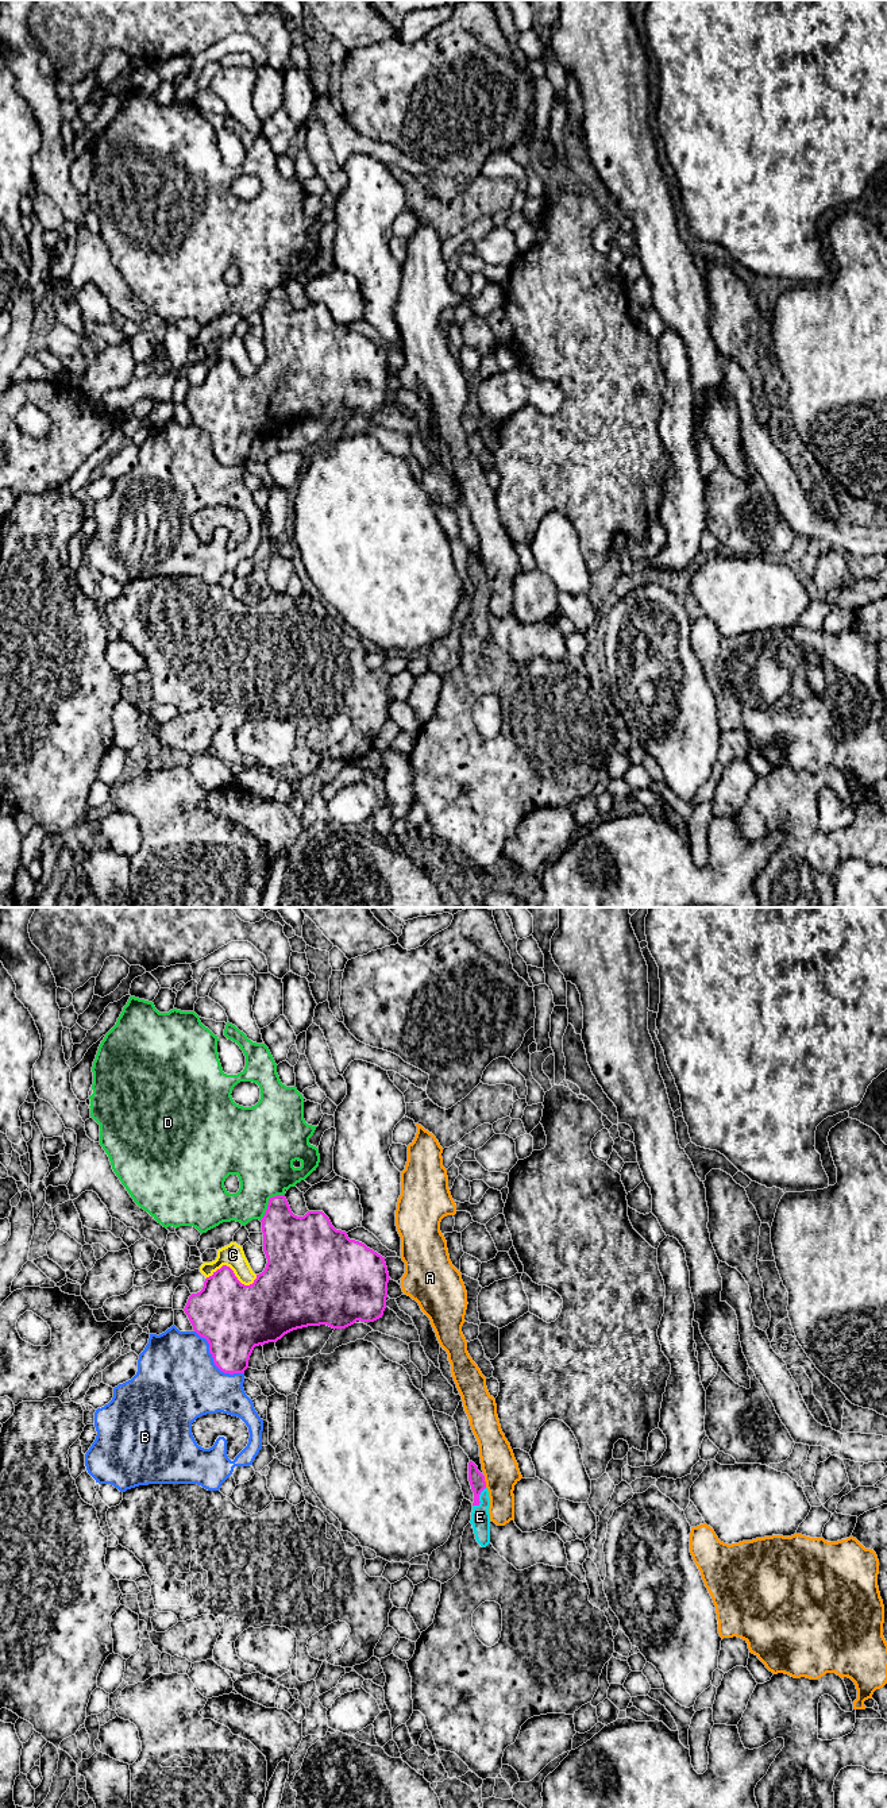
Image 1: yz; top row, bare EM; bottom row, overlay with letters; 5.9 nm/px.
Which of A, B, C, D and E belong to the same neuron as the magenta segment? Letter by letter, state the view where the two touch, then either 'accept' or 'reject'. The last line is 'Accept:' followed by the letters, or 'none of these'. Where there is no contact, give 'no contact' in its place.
A: yz | reject
B: yz | reject
C: yz | reject
D: yz | reject
E: yz | accept
Accept: E

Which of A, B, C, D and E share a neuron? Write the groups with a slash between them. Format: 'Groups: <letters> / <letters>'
Groups: A / B / C / D / E

